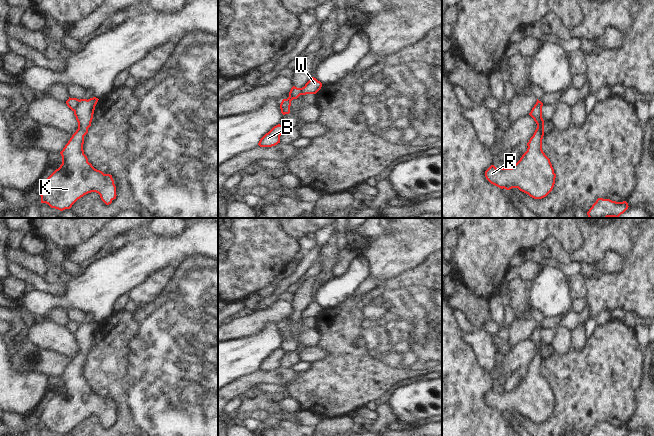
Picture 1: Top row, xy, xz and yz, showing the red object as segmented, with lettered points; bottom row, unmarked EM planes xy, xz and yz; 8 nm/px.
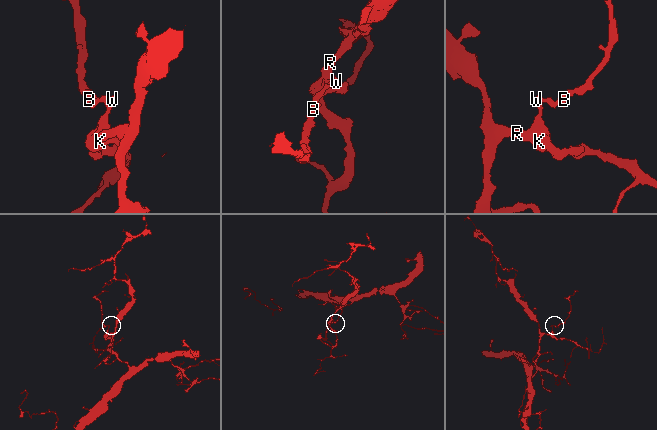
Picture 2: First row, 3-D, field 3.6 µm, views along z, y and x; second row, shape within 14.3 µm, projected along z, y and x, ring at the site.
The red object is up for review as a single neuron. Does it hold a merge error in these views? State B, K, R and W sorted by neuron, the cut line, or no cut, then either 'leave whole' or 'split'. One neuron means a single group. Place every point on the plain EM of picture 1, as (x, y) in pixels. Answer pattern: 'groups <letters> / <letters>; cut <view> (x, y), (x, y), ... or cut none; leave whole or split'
groups B / K R W; cut xy (79, 324), (74, 335); split

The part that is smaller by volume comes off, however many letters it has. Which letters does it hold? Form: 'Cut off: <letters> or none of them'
Cut off: B

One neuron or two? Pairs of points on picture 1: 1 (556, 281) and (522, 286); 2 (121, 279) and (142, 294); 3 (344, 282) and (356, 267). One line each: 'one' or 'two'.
1: two
2: two
3: one

